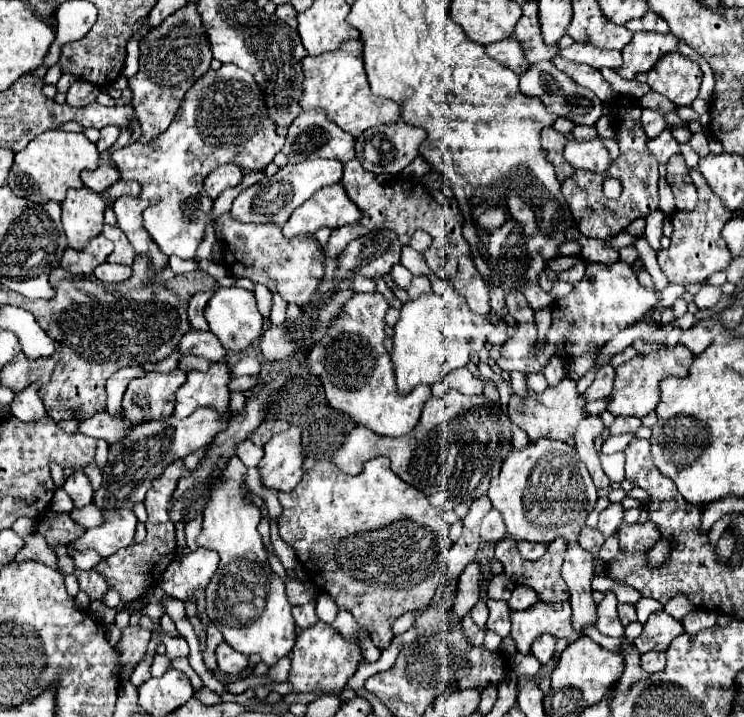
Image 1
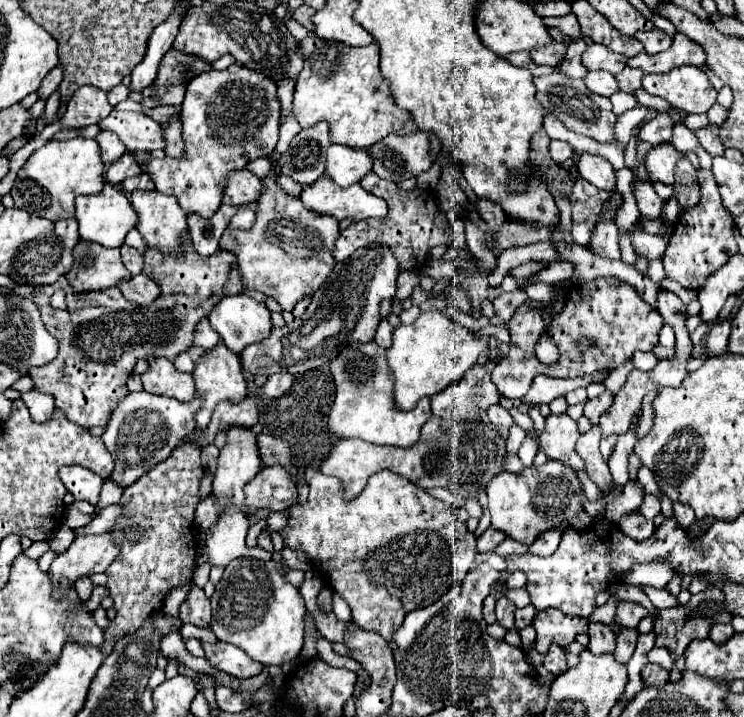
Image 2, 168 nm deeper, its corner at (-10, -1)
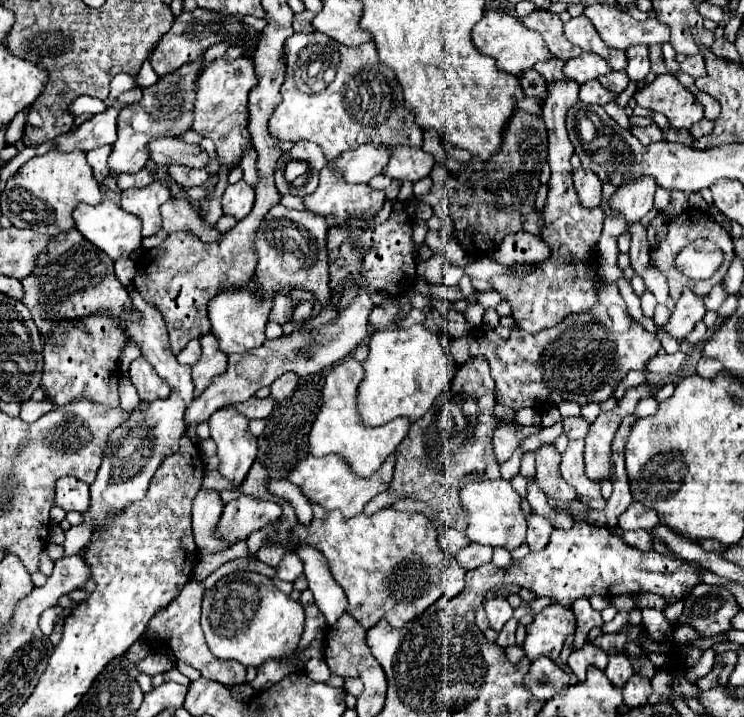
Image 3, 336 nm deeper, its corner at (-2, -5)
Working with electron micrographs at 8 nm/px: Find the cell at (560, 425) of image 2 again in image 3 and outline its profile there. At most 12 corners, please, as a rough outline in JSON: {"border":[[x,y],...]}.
{"border":[[553,444],[535,450],[537,480],[557,500],[575,500],[575,488],[559,474],[561,454]]}

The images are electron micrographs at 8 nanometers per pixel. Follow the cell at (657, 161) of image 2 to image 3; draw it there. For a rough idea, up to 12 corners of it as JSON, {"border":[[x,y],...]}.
{"border":[[655,178],[627,182],[611,196],[611,208],[627,222],[653,208]]}

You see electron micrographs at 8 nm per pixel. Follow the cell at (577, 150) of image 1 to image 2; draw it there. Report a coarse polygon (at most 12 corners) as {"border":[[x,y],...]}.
{"border":[[581,154],[579,174],[599,190],[615,190],[613,166]]}

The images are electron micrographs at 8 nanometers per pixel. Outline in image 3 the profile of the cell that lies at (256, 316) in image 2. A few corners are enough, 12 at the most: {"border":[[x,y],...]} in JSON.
{"border":[[225,290],[209,302],[225,354],[265,342],[271,300]]}

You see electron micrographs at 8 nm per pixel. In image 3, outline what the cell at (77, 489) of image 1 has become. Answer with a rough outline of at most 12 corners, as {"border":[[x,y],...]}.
{"border":[[59,478],[55,502],[65,512],[85,512],[91,504],[89,484]]}

